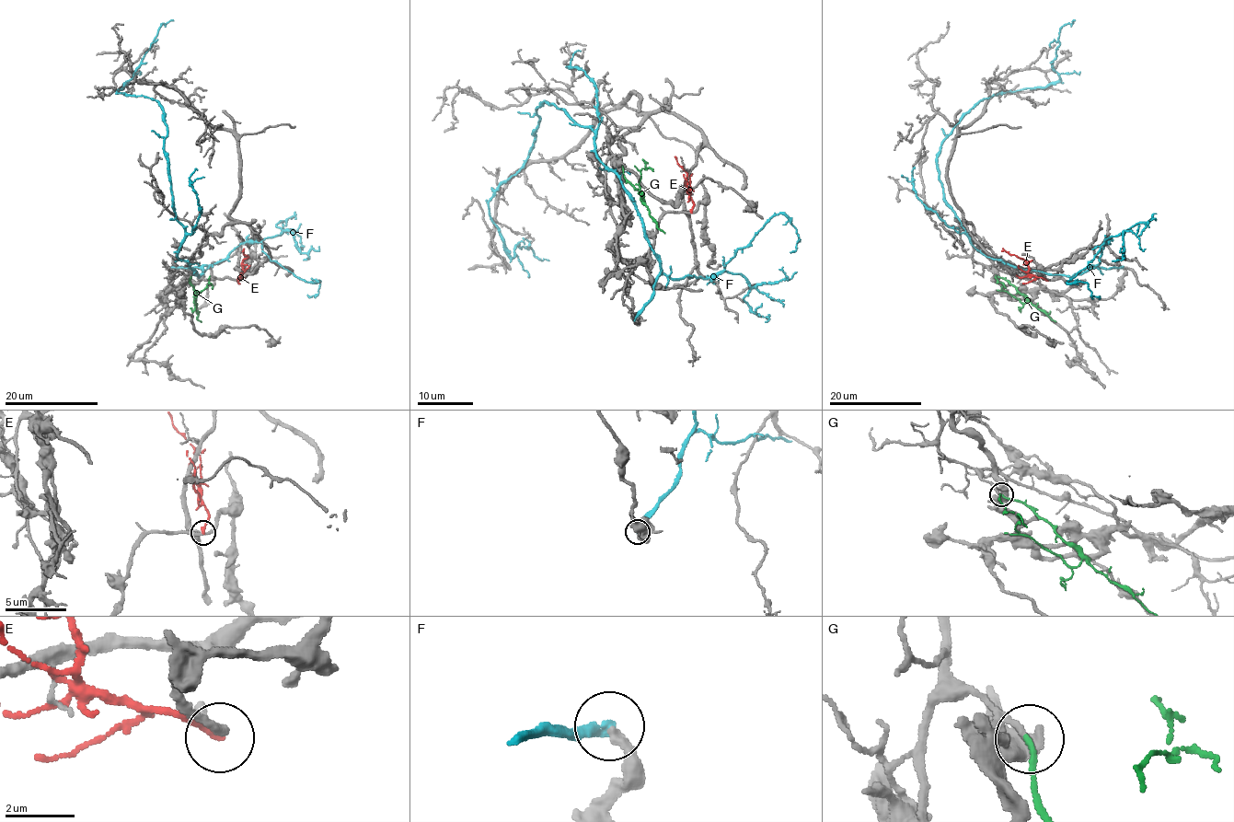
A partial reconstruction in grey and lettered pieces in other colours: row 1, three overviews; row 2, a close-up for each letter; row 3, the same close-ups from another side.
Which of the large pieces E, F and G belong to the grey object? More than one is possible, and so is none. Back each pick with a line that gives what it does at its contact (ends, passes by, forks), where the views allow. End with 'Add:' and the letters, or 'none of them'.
G: it ends
Add: G

